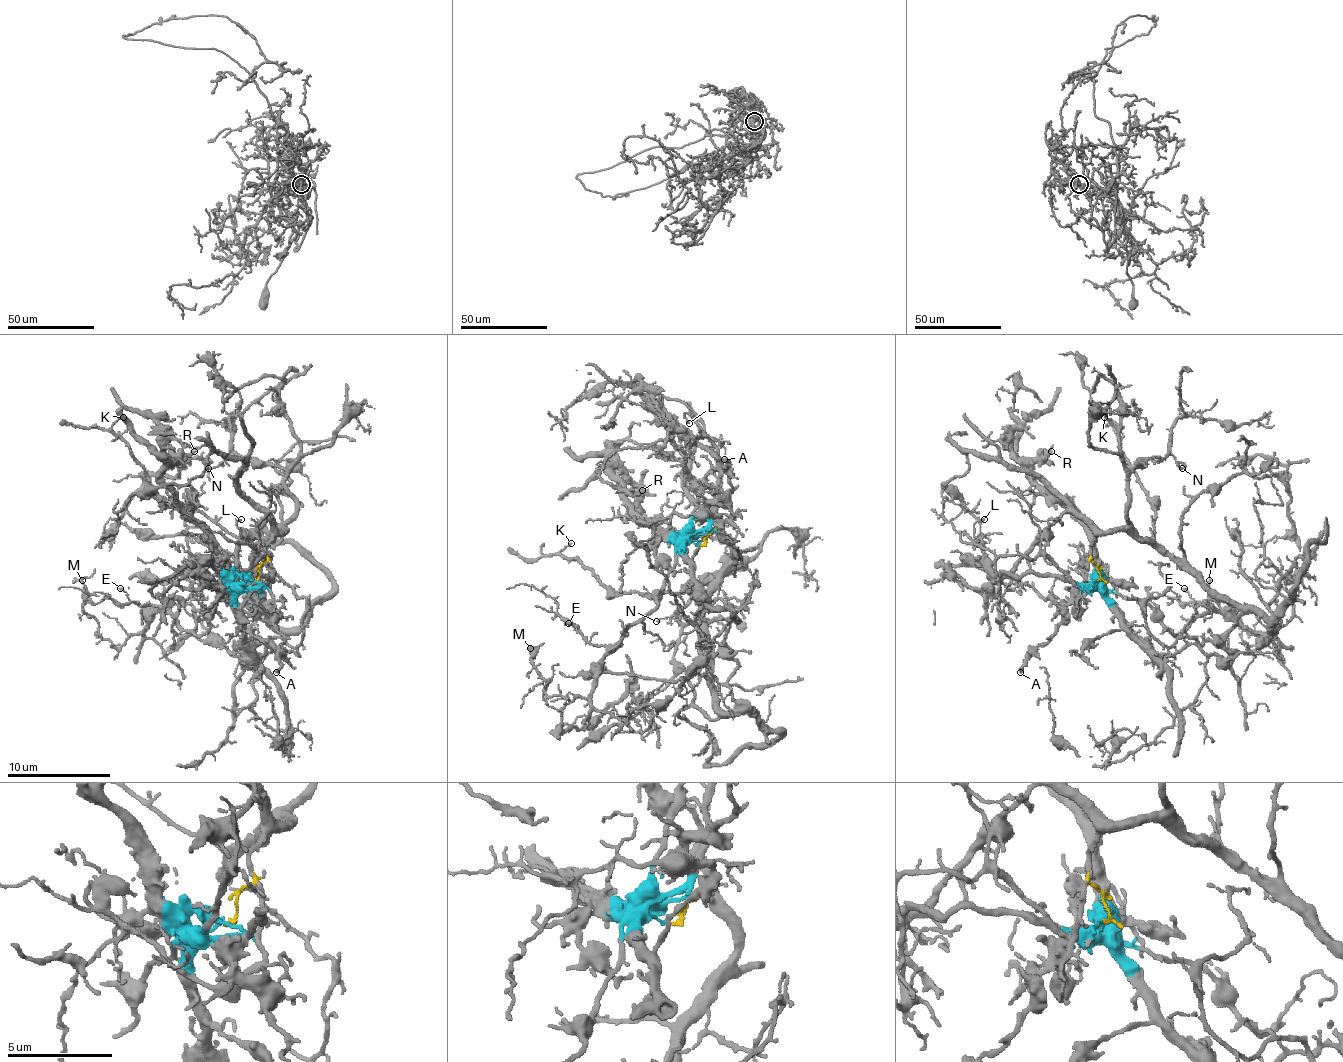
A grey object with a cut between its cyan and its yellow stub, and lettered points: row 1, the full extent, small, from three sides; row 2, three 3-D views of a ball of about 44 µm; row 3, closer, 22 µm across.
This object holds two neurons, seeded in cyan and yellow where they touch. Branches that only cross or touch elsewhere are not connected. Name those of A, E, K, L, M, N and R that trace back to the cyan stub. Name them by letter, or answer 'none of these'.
A, E, L, M, R

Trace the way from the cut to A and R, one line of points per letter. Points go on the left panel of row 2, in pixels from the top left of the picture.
A: (252, 580), (259, 587), (259, 603), (270, 624), (283, 636), (280, 668), (275, 673)
R: (252, 580), (226, 569), (215, 543), (184, 515), (177, 494), (164, 481), (169, 468), (195, 450)

